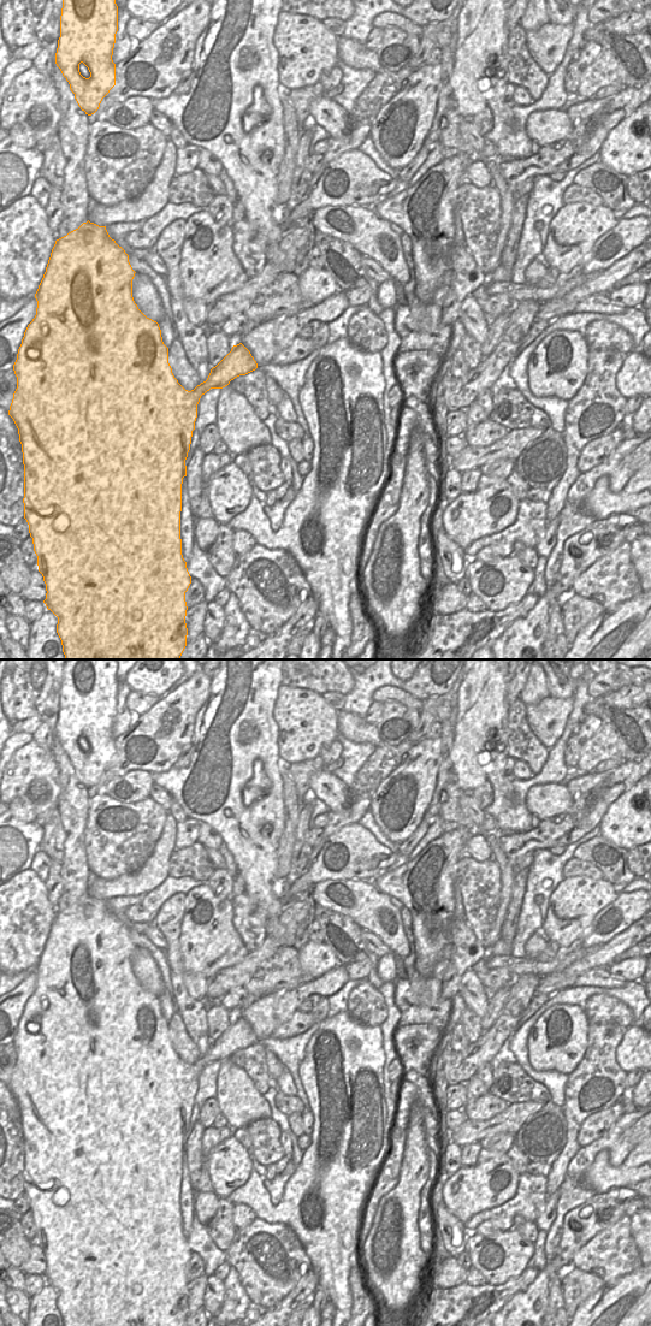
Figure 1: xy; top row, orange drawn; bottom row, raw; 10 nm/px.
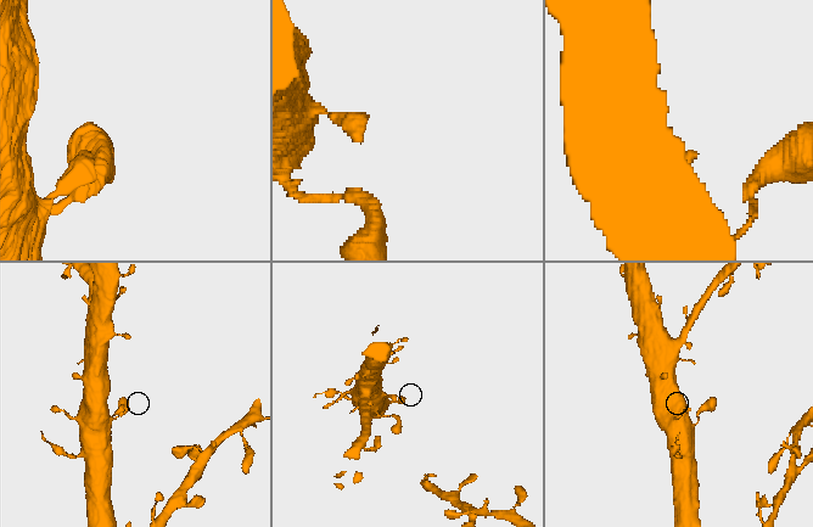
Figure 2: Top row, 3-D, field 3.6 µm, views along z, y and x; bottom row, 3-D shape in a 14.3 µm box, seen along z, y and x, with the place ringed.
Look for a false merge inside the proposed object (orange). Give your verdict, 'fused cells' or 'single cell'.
single cell

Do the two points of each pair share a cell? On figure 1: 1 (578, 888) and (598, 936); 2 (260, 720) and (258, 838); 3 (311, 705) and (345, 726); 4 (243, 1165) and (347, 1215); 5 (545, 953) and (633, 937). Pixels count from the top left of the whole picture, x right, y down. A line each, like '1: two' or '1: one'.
1: two
2: one
3: two
4: two
5: two

